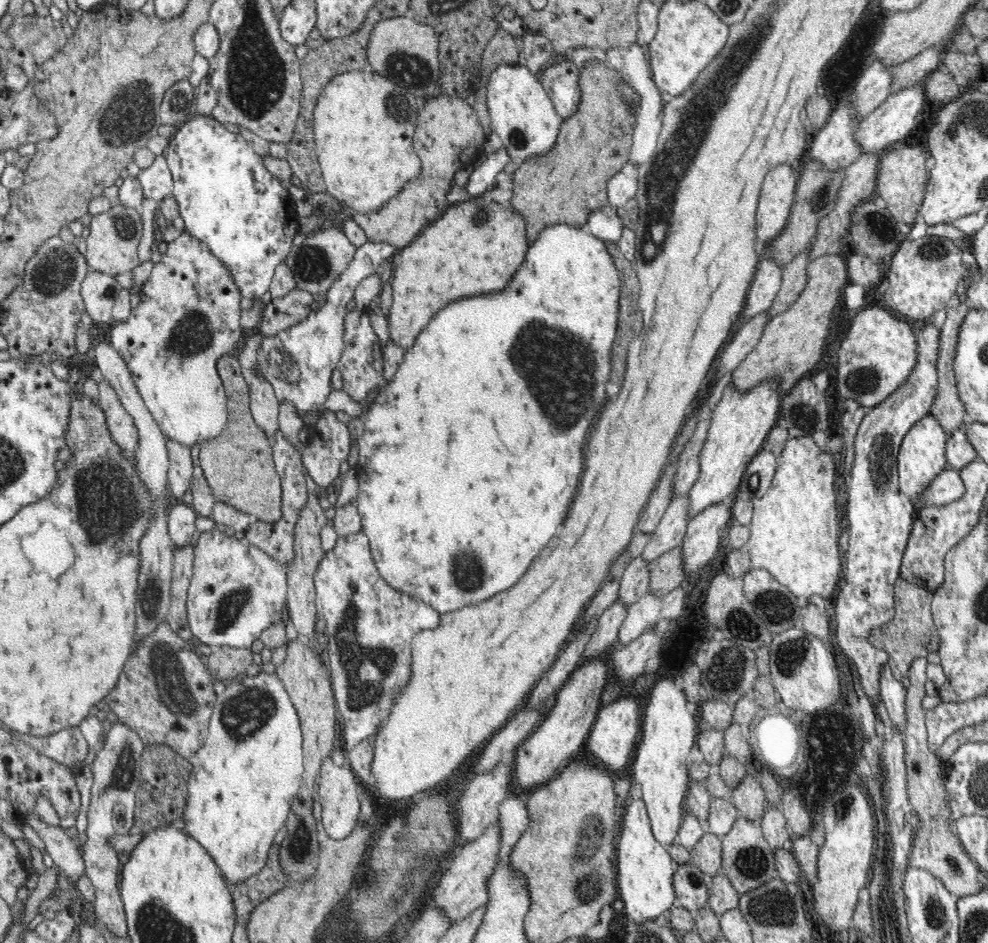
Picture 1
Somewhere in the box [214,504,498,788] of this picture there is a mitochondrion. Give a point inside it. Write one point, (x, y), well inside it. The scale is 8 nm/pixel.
(367, 670)

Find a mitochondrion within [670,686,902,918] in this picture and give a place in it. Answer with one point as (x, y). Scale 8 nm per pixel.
(751, 862)

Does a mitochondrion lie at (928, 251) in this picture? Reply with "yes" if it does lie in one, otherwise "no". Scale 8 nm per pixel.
yes

